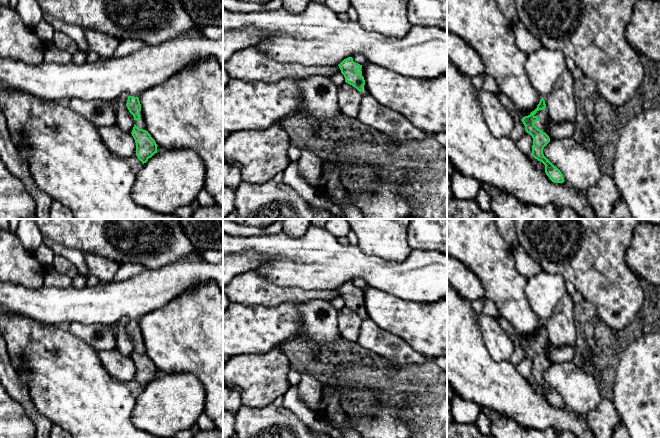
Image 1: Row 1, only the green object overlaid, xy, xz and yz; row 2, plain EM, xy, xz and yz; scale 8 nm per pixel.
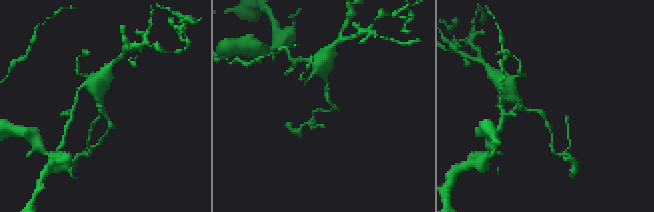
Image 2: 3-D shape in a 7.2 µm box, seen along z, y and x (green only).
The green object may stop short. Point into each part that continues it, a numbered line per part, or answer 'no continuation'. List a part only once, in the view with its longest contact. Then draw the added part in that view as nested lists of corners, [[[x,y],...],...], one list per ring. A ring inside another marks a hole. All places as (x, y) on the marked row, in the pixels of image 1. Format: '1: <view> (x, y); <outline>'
1: yz (543, 123); [[[545,109],[537,111],[537,113],[534,115],[539,118],[537,122],[534,122],[534,125],[540,129],[541,131],[545,132],[549,136],[548,128],[549,128],[549,115],[548,112]],[[549,136],[550,141],[552,140]]]

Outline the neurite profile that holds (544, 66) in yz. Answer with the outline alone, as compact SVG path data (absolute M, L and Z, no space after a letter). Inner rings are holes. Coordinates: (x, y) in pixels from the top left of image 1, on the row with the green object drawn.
M543 46L528 54L525 62L529 81L543 98L552 91L565 68L566 57L564 54Z

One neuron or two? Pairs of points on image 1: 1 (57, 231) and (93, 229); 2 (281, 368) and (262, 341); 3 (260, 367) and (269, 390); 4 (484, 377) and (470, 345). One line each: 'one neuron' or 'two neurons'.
1: one neuron
2: two neurons
3: one neuron
4: one neuron

